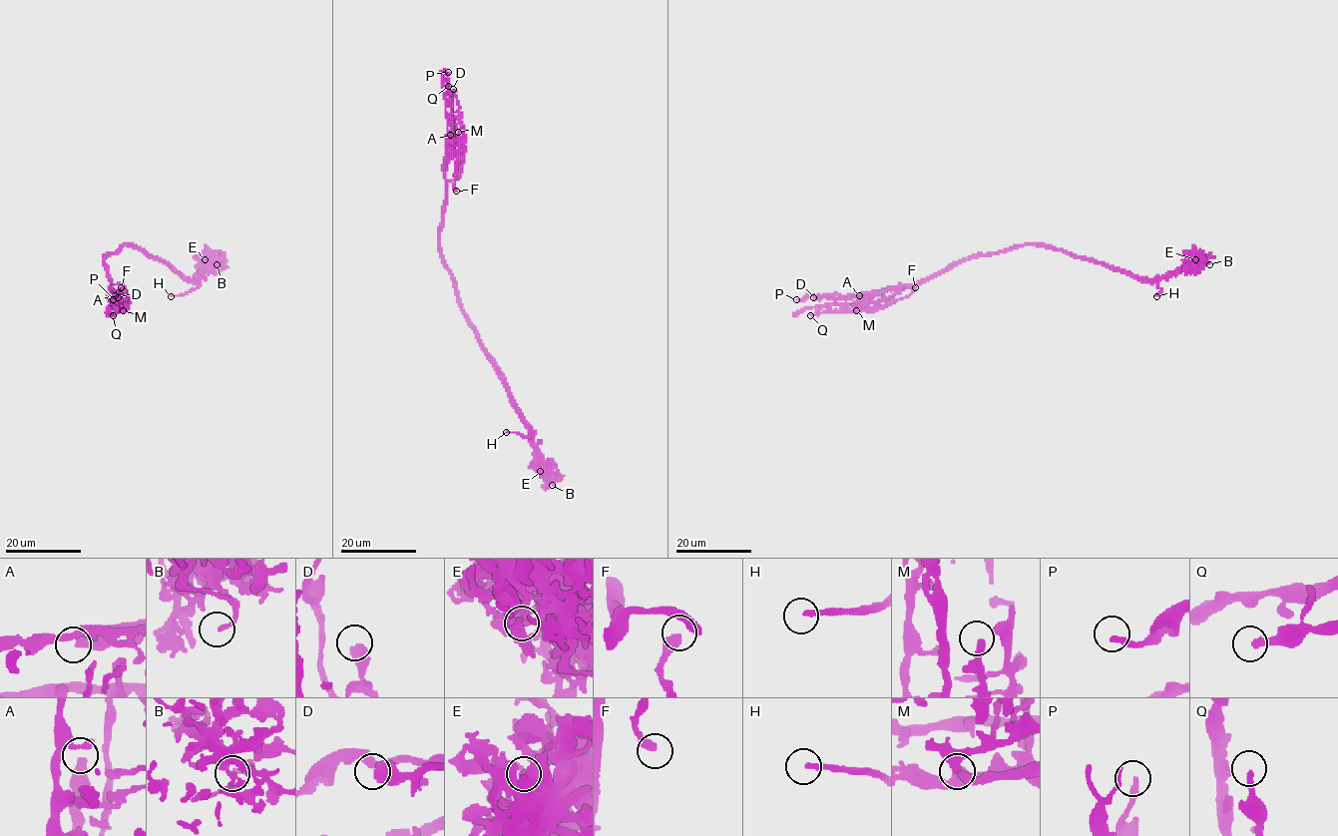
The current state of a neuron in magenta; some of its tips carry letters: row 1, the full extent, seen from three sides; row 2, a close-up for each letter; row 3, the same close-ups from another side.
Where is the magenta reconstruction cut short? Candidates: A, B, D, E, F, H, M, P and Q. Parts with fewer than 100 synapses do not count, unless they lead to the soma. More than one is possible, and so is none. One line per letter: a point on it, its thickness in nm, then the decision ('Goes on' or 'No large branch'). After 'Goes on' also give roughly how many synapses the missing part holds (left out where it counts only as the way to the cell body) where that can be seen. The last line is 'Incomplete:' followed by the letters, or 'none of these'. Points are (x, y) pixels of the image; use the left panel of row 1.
A: Place: (115, 295). Thickness 480 nm. No large branch
B: Place: (217, 264). Thickness 190 nm. No large branch
D: Place: (118, 297). Thickness 480 nm. No large branch
E: Place: (205, 259). Thickness 240 nm. No large branch
F: Place: (121, 287). Thickness 400 nm. No large branch
H: Place: (171, 296). Thickness 240 nm. Goes on
M: Place: (123, 310). Thickness 220 nm. No large branch
P: Place: (113, 299). Thickness 280 nm. No large branch
Q: Place: (113, 315). Thickness 260 nm. No large branch
Incomplete: H

